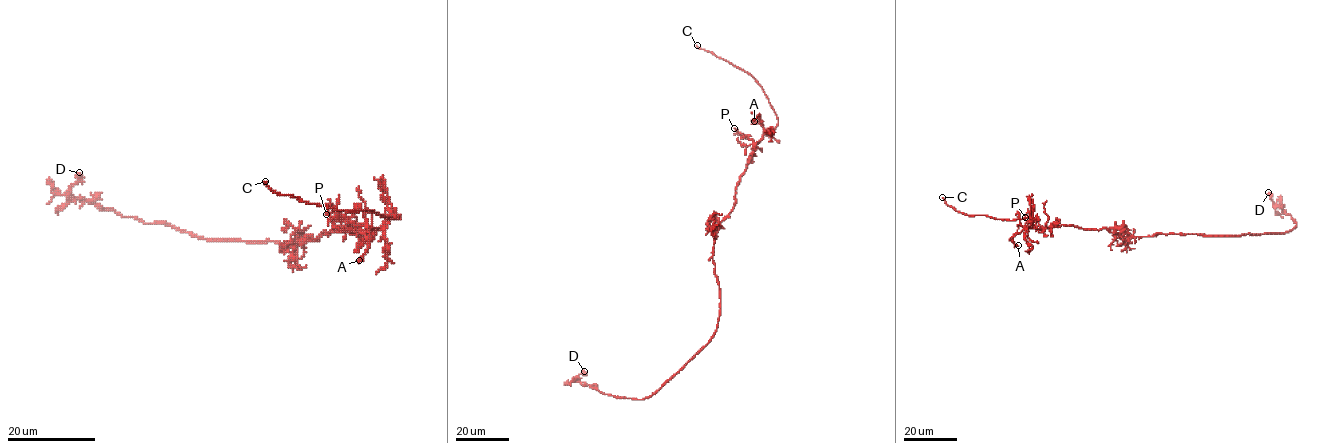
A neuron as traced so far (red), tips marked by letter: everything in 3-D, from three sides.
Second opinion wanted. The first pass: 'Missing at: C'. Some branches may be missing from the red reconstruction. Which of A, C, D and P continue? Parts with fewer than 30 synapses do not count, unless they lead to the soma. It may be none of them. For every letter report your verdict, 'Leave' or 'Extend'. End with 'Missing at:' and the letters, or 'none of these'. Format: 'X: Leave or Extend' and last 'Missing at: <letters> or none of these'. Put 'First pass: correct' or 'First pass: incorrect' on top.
First pass: correct
A: Leave
C: Extend
D: Leave
P: Leave
Missing at: C

